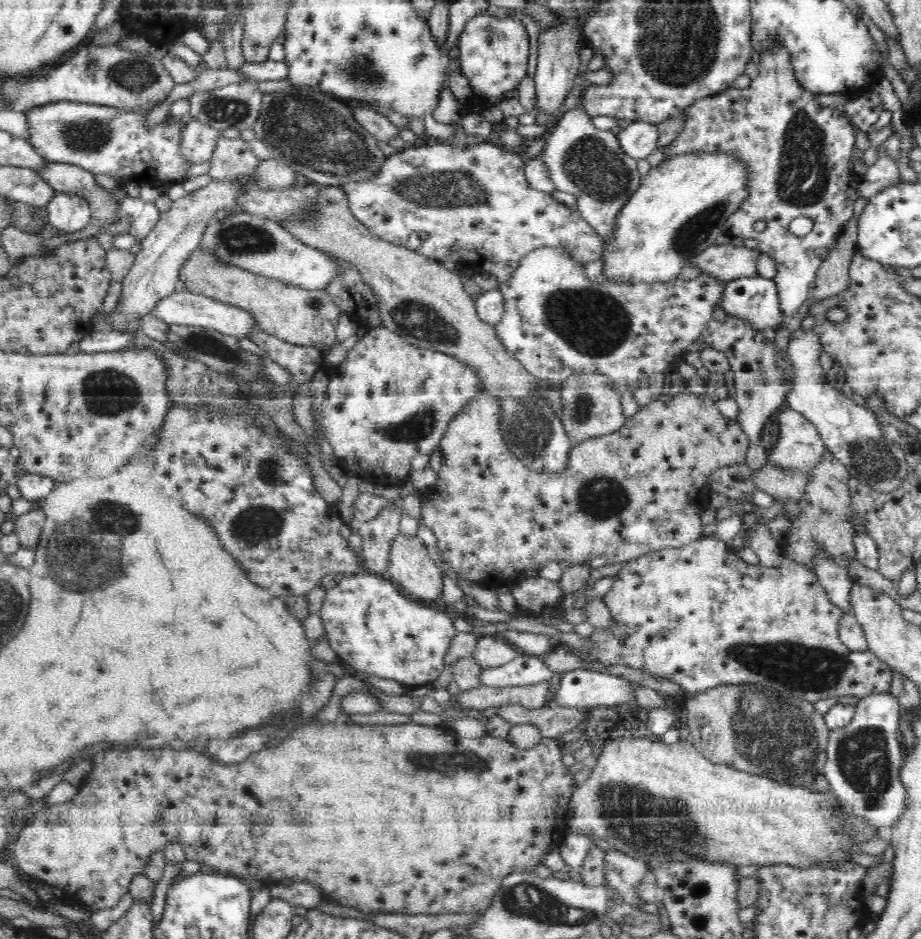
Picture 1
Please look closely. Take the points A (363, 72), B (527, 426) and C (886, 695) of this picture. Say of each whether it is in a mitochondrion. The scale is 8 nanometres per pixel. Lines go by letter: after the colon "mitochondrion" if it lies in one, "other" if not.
A: mitochondrion
B: mitochondrion
C: other

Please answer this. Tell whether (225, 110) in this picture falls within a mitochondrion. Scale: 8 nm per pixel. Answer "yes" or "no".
yes

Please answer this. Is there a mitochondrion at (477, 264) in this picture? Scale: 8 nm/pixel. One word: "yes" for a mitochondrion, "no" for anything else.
no

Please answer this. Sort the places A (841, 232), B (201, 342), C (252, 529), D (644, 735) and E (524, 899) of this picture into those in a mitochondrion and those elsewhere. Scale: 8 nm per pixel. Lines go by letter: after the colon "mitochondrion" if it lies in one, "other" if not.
A: other
B: mitochondrion
C: mitochondrion
D: other
E: mitochondrion

